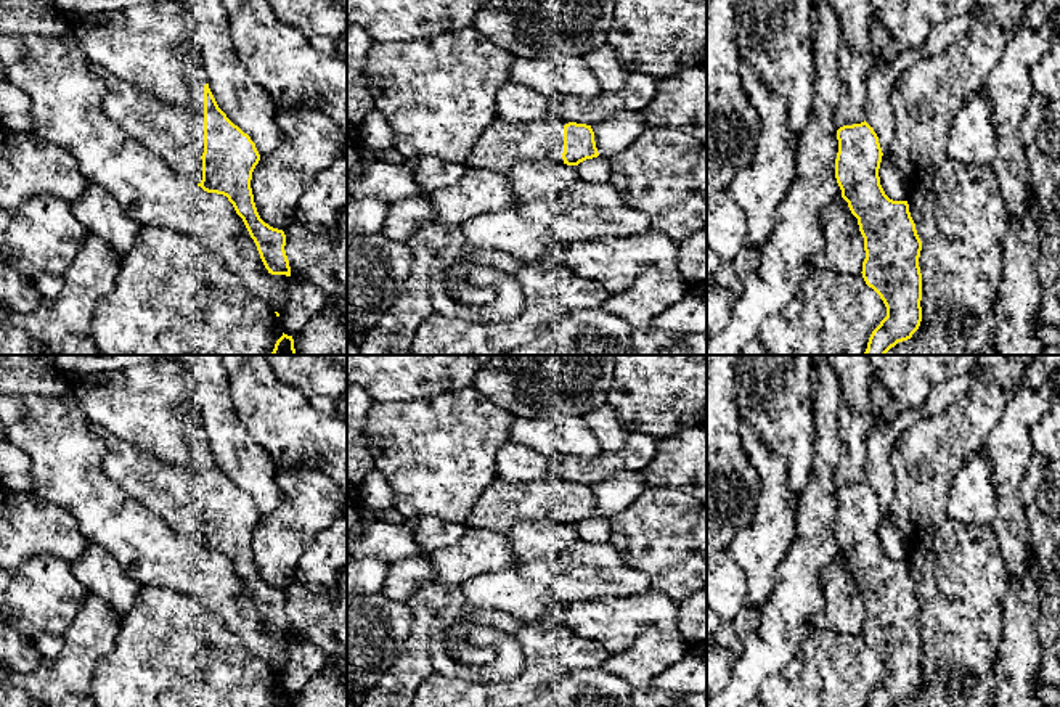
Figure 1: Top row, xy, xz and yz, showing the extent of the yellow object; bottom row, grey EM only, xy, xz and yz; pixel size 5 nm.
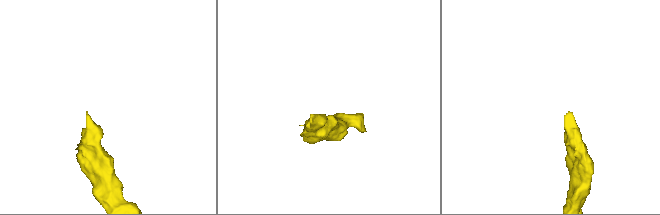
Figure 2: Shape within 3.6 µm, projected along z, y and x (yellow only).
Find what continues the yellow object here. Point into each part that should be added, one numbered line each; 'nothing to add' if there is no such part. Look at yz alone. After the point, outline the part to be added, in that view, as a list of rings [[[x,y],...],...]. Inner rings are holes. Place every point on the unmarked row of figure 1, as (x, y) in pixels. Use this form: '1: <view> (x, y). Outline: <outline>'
nothing to add

